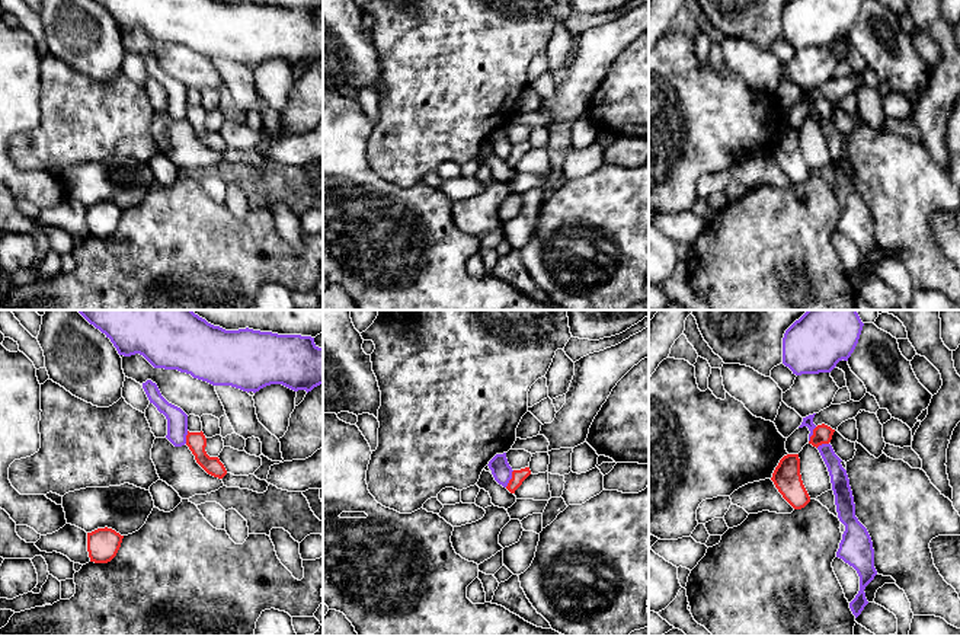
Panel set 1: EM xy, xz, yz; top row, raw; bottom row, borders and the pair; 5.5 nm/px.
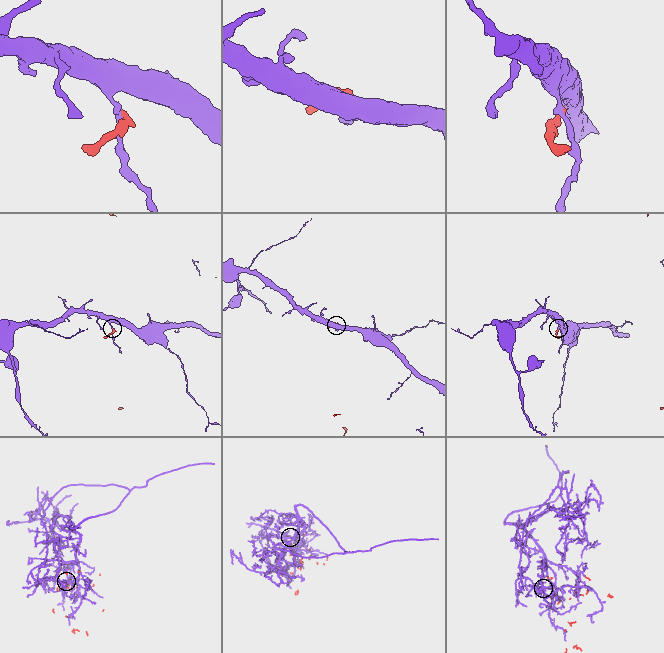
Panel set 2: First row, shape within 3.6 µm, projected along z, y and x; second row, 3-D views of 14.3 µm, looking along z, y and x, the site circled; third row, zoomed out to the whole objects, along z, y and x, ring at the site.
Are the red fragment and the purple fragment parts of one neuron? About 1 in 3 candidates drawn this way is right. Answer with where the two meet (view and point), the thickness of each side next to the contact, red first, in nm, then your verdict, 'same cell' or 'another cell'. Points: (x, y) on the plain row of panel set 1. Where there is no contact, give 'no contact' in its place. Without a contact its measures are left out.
xz (511, 153) | 80/110 nm | another cell

